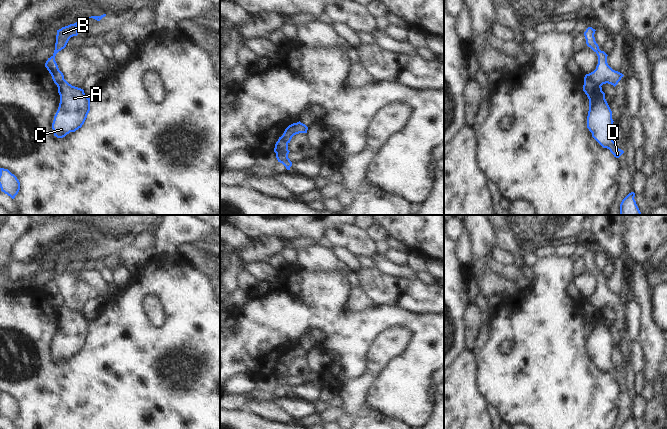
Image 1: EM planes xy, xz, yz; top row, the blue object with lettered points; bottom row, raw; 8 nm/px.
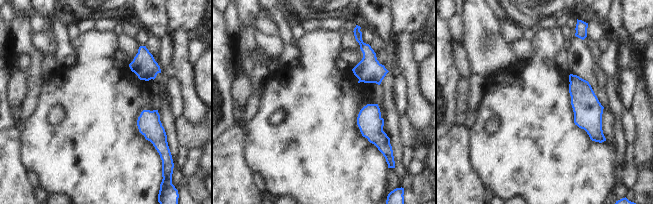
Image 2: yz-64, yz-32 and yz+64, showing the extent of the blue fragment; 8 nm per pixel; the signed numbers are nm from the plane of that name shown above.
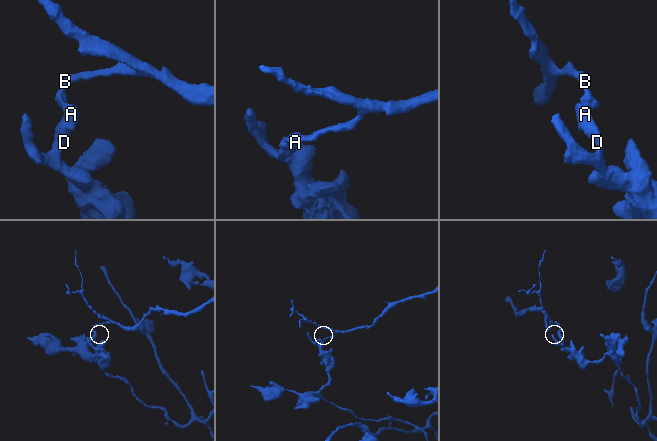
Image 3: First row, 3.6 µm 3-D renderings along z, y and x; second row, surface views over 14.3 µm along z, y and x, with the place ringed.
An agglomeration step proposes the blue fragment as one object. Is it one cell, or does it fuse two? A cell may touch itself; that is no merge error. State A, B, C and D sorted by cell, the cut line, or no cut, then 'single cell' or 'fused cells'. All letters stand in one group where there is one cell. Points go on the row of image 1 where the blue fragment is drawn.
A C D / B; cut in yz along (585, 76), (600, 86); fused cells

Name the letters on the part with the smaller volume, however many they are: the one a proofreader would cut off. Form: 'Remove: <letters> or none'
Remove: B

